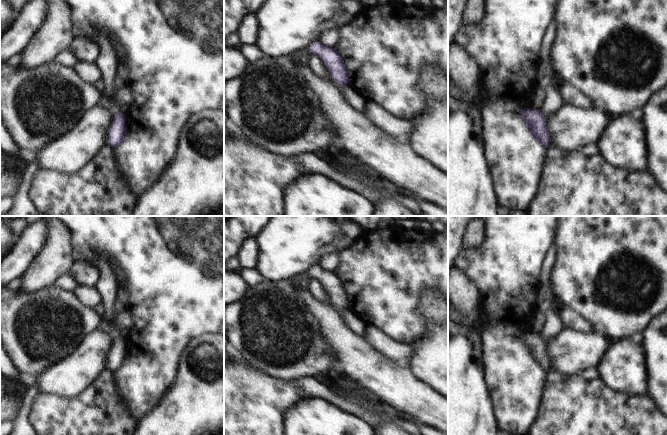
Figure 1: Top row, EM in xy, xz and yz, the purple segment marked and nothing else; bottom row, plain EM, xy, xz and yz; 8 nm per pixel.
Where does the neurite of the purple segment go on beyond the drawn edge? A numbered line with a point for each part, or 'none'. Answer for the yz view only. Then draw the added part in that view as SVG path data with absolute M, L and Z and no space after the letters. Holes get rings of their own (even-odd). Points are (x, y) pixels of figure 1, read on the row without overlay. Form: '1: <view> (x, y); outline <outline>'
none

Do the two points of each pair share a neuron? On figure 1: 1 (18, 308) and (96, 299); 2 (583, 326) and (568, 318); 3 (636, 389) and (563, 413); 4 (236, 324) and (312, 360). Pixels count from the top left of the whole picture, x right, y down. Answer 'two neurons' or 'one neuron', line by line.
1: two neurons
2: one neuron
3: two neurons
4: one neuron

